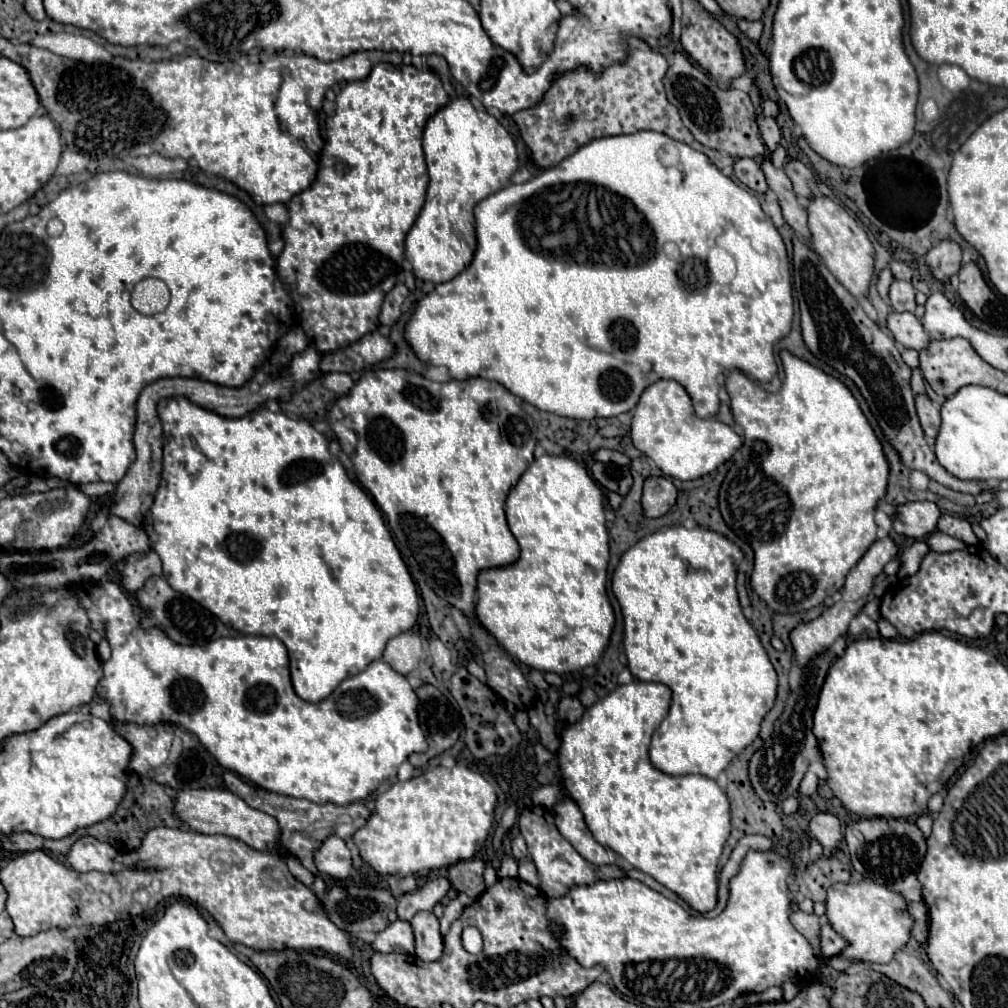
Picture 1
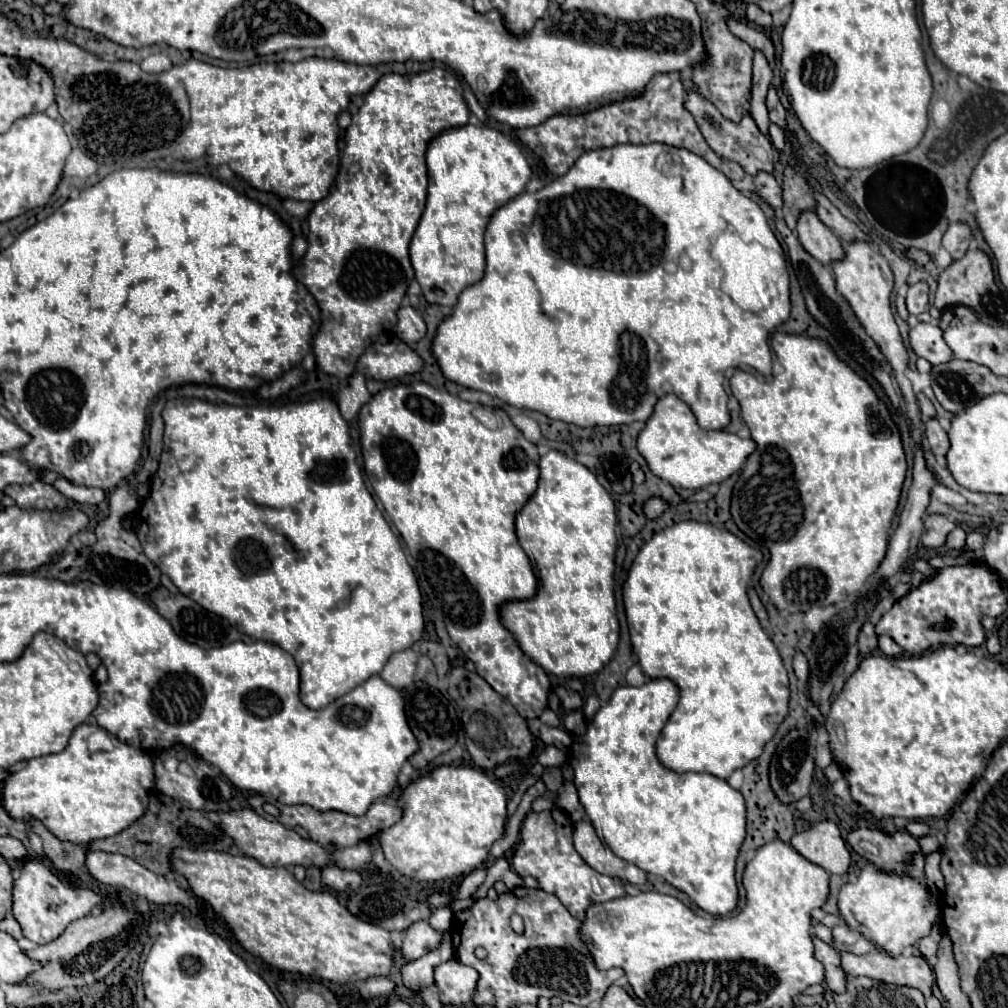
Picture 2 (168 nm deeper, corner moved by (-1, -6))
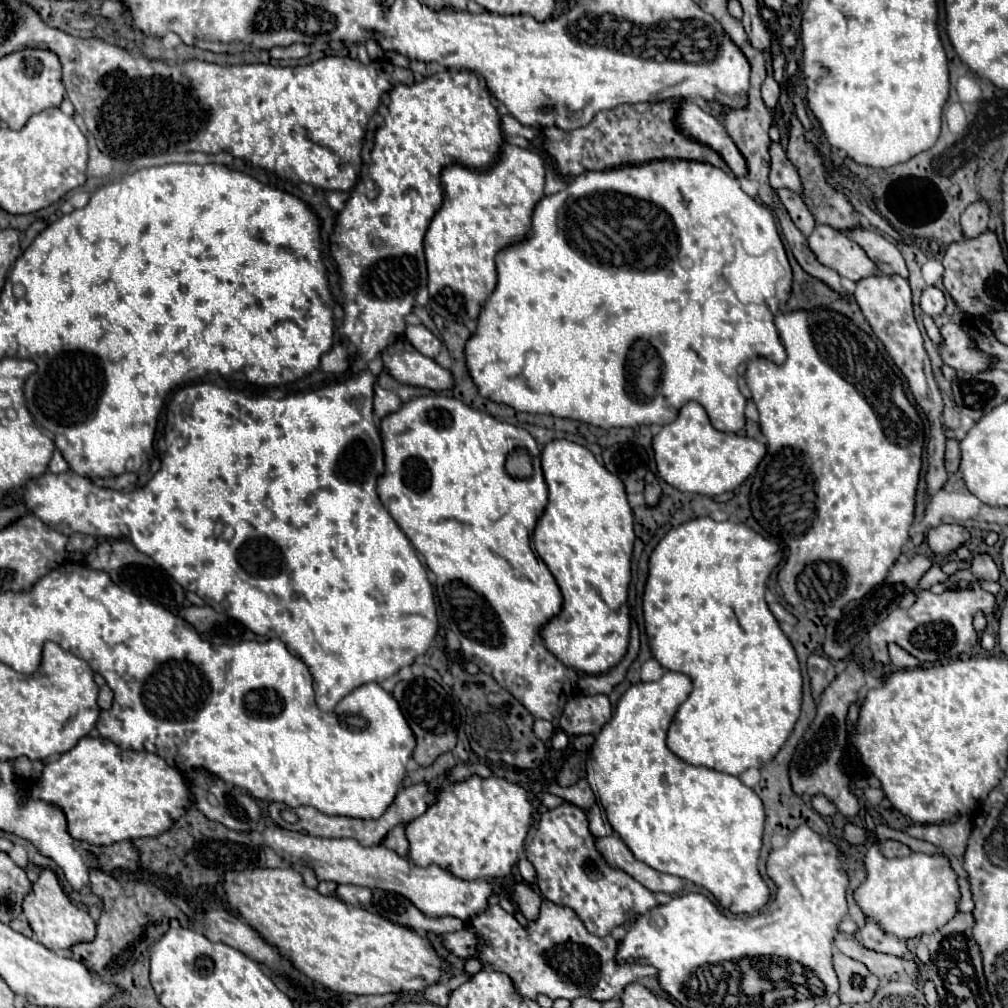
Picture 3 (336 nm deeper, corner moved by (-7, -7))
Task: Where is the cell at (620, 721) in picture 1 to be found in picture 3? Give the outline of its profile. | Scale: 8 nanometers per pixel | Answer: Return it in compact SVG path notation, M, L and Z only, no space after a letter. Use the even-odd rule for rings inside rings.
M667 672L657 682L631 686L615 706L613 718L595 736L587 760L587 782L601 802L609 824L627 844L633 856L657 872L673 874L709 890L731 914L753 914L769 898L769 888L757 872L765 812L759 796L743 786L739 778L703 766L689 766L667 746L667 728L691 692L691 680L679 672Z

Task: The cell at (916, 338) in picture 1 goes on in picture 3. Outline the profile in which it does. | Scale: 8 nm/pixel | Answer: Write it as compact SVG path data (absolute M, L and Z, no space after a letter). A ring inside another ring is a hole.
M947 322L941 326L943 344L939 346L939 354L943 364L955 368L957 372L983 372L991 366L991 360L983 356L983 352L971 348L971 338L961 330L959 324Z

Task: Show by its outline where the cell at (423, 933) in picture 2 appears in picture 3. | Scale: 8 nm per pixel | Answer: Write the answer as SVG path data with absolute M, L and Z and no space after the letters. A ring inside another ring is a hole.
M467 928L459 930L459 932L449 932L441 936L441 944L447 952L459 956L459 958L473 958L475 956L475 936L471 936L471 932L467 932Z

